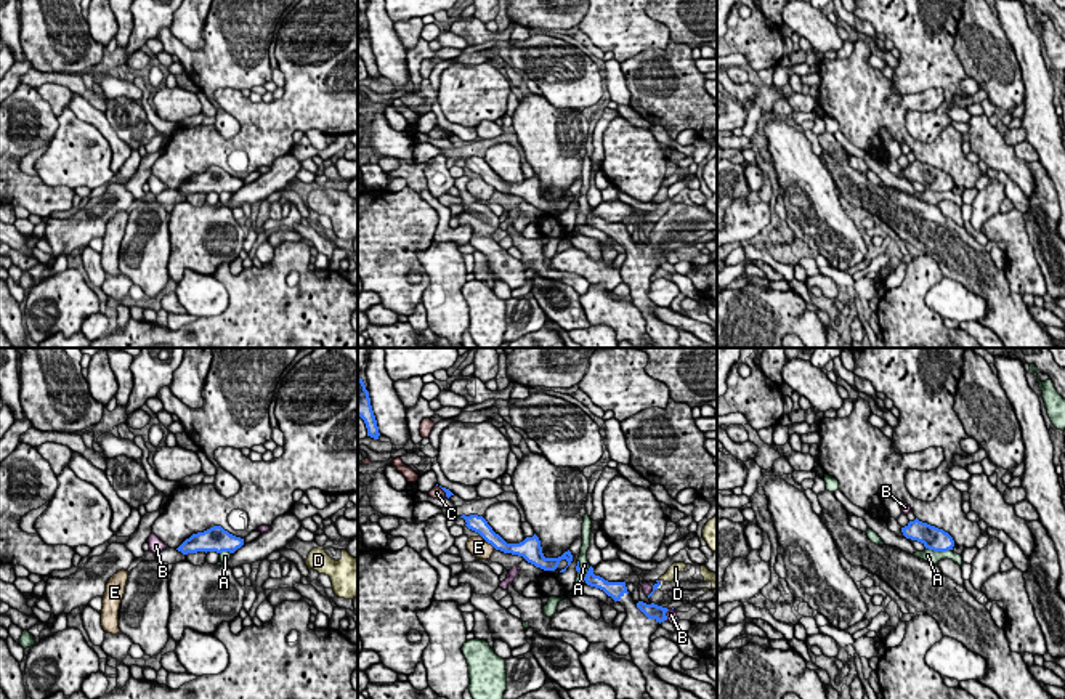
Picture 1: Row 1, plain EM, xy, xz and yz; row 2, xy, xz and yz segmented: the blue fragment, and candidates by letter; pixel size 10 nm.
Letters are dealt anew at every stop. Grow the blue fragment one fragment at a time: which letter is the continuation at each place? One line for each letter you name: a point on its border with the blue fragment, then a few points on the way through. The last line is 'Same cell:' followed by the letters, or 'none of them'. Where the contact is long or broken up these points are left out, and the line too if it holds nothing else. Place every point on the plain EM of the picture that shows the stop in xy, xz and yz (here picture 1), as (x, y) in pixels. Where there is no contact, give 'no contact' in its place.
D: xz (658, 223)
Same cell: D

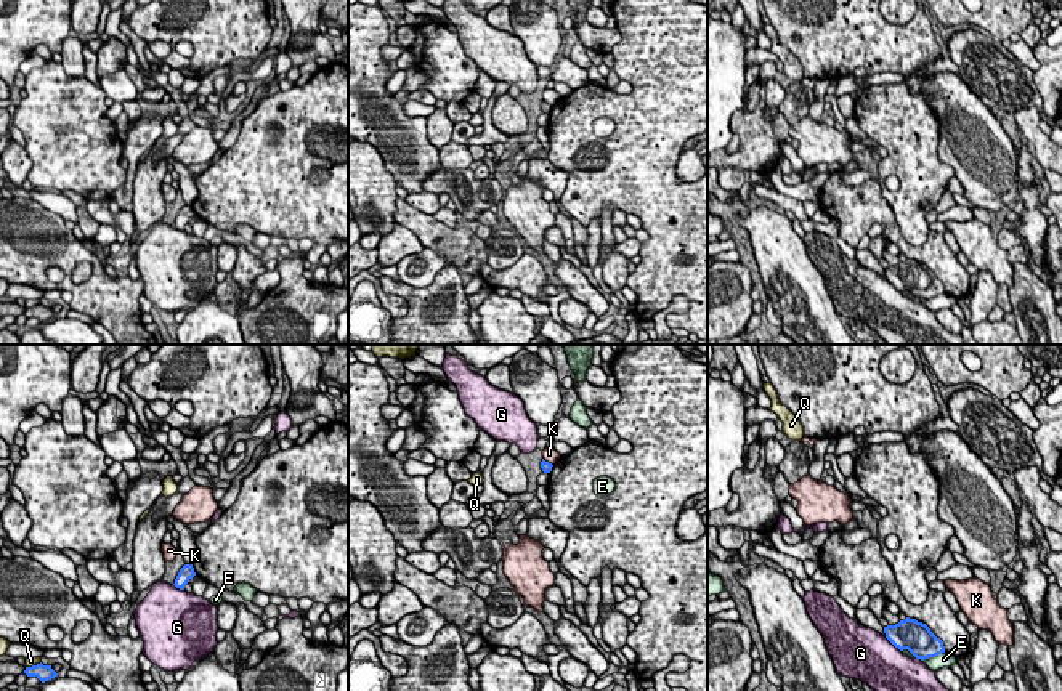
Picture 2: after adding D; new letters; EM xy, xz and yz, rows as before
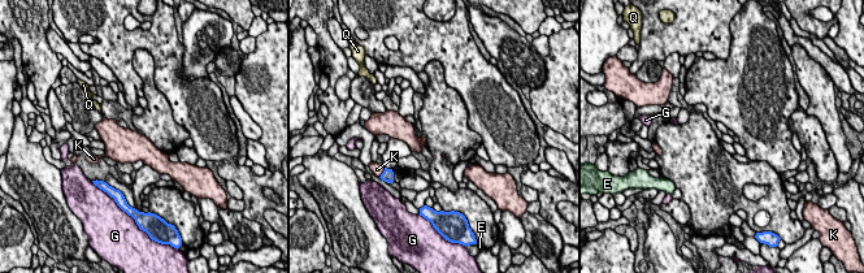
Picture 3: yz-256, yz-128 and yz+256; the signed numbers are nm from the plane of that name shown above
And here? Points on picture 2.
Same cell: none of them

